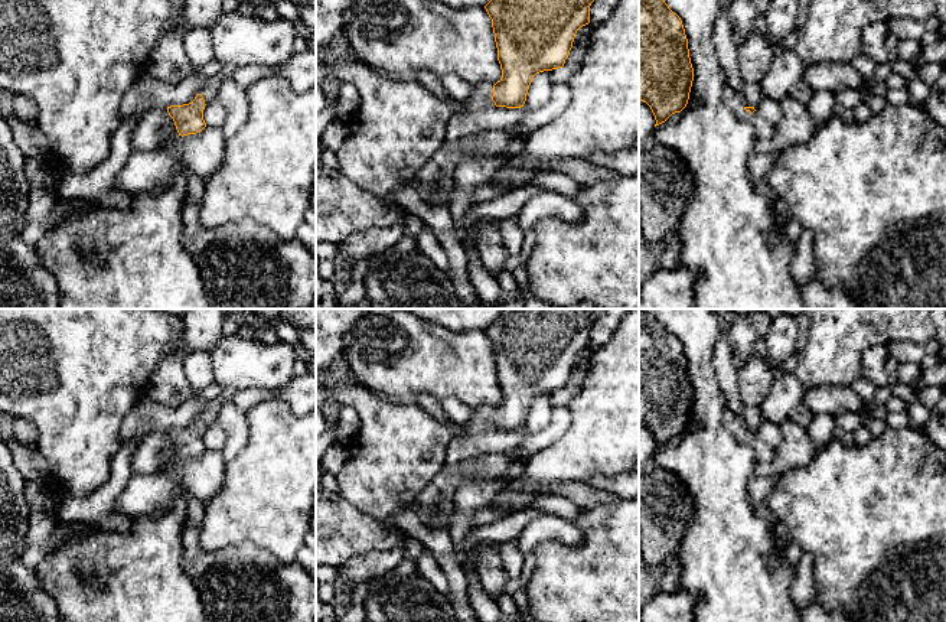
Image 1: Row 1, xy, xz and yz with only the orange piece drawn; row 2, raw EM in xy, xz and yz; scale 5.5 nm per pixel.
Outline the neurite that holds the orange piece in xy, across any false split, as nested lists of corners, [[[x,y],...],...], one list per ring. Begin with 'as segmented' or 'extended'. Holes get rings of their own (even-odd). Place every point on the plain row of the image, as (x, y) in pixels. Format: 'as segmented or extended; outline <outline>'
extended; outline [[[198,417],[189,427],[144,434],[133,455],[133,473],[149,475],[156,472],[162,463],[162,455],[167,450],[182,460],[202,455],[206,450],[205,429],[202,417]]]

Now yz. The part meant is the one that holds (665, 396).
as segmented; outline [[[639,310],[639,424],[650,430],[655,450],[686,430],[692,404],[694,391],[681,341],[655,315]]]

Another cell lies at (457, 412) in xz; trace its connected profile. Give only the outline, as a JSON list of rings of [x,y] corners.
[[[454,397],[440,400],[440,404],[451,423],[464,424],[474,410]]]

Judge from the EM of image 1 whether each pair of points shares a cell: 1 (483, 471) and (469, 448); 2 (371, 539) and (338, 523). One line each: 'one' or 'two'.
1: two
2: one

